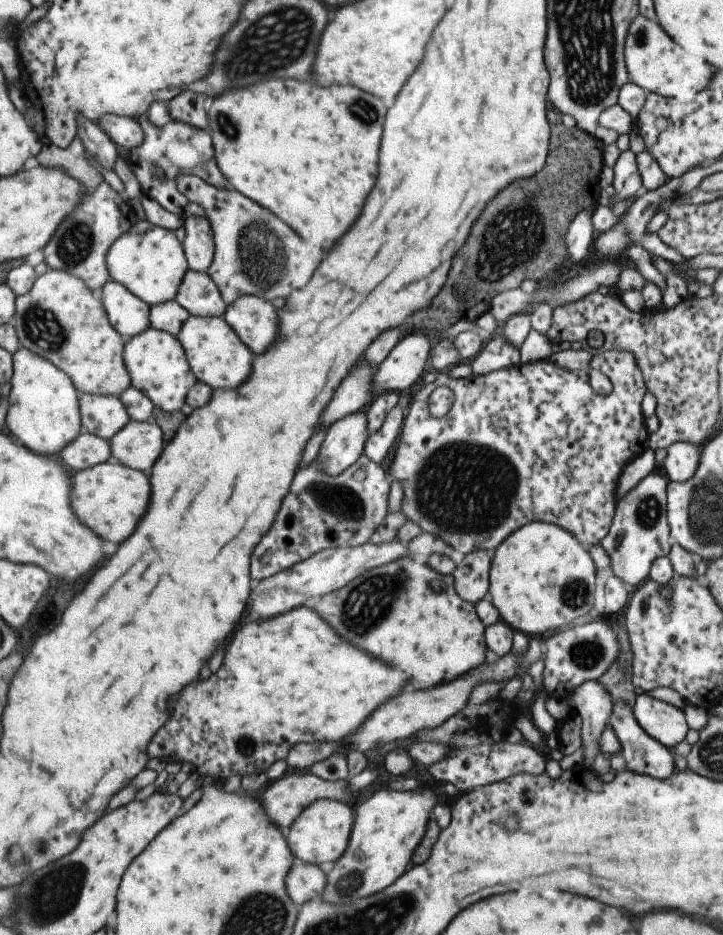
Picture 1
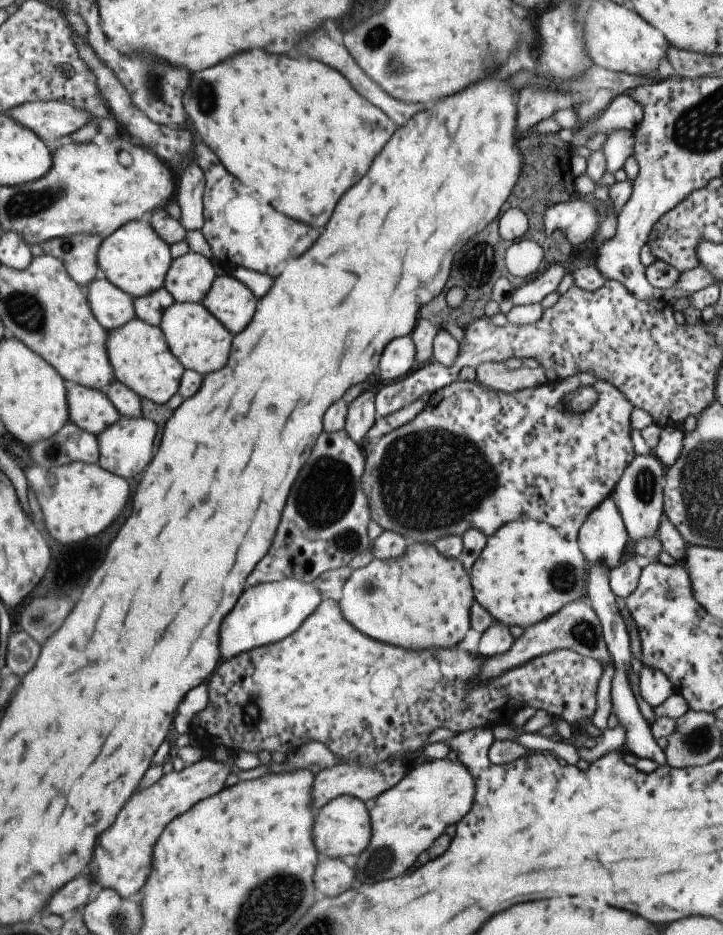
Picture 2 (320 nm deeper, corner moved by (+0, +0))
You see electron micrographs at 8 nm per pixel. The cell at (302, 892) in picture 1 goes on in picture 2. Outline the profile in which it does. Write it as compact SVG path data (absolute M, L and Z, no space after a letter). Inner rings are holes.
M340 859L321 860L315 867L313 884L325 896L337 896L351 888L355 869Z

